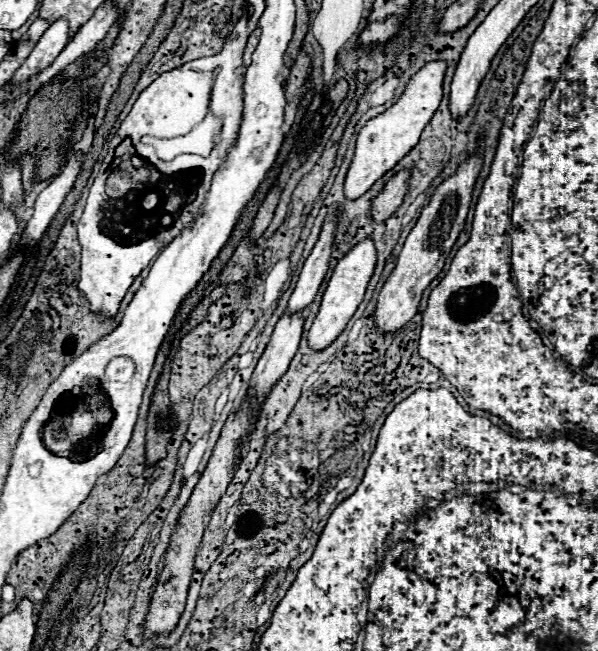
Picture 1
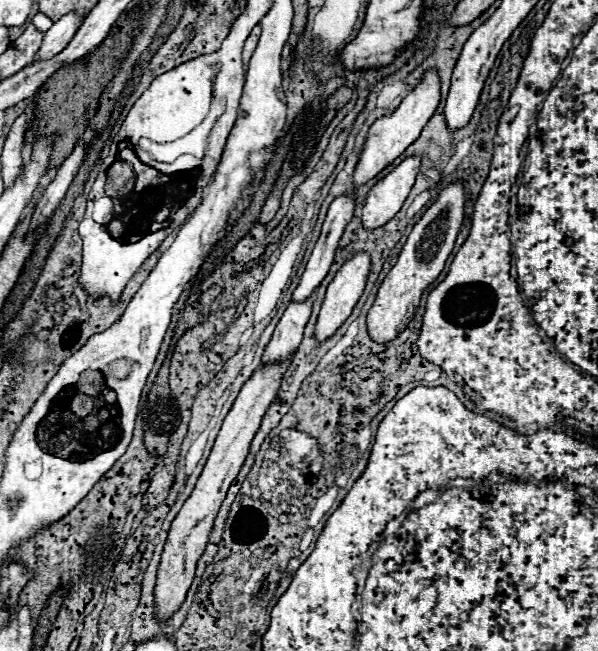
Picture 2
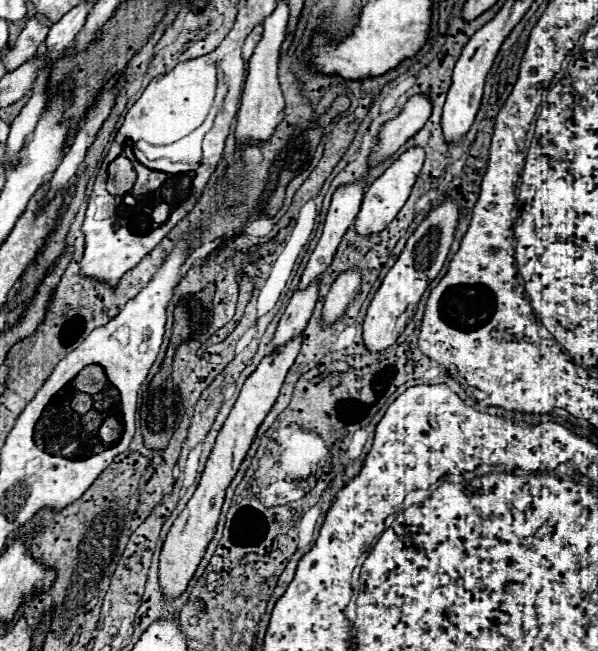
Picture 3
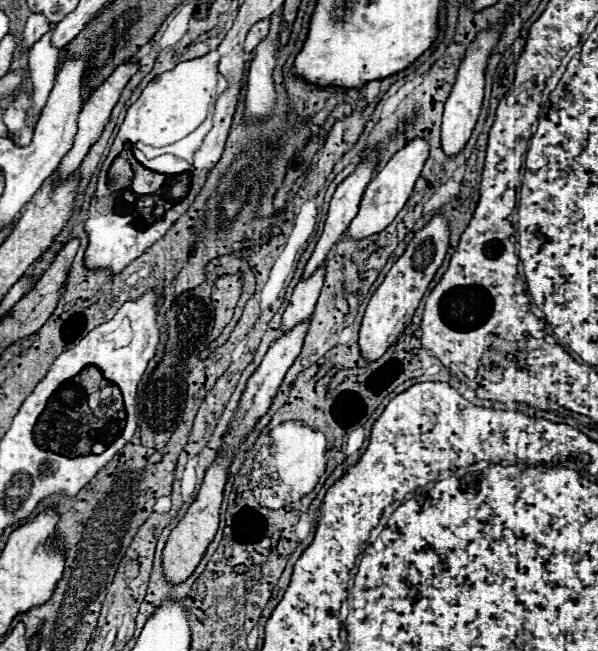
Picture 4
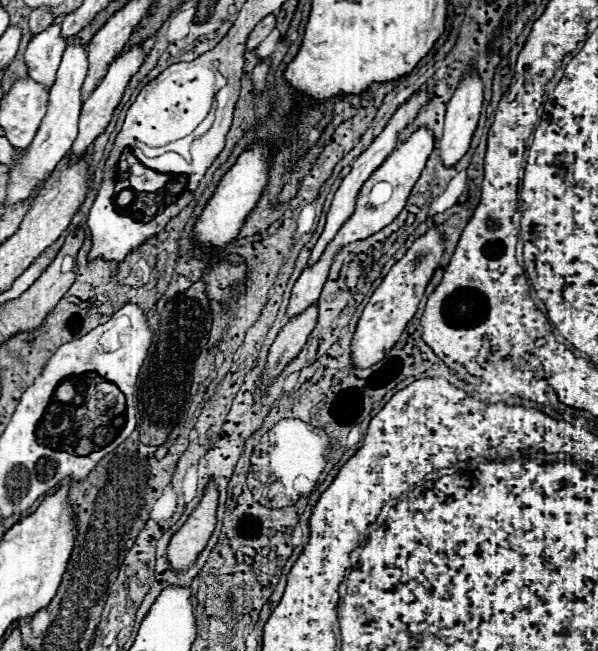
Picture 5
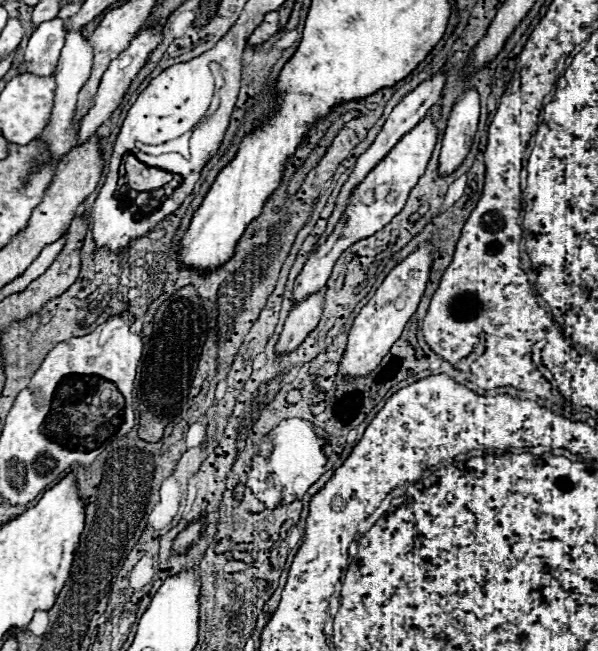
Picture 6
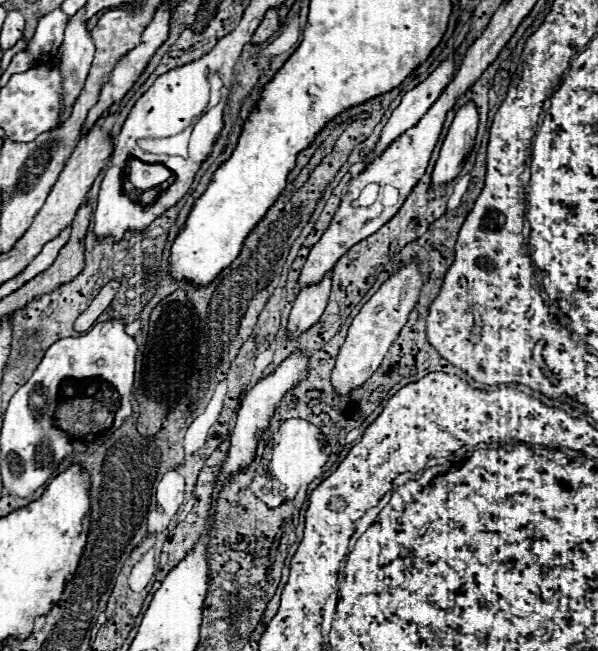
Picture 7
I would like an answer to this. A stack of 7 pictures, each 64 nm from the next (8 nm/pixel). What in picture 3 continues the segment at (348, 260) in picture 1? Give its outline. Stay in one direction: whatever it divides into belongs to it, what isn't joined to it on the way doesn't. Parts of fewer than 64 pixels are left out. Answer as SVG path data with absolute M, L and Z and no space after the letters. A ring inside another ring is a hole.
M348 270L344 274L340 274L340 278L332 284L328 296L326 296L326 304L324 304L324 324L332 324L336 322L346 306L354 300L354 294L360 288L360 272L358 270Z

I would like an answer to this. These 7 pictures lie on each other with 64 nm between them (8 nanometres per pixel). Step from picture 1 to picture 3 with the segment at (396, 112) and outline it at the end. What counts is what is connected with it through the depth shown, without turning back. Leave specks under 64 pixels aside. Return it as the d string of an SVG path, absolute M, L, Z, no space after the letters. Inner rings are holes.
M412 96L402 114L396 116L394 120L386 122L380 128L378 144L374 148L374 154L368 158L368 168L378 166L384 156L394 154L402 144L406 144L418 130L422 130L424 122L430 118L432 104L426 96Z

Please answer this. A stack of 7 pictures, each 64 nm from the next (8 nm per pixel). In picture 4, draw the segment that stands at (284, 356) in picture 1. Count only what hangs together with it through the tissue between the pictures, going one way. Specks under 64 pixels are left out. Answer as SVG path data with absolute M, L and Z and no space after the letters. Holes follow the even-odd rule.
M320 266L312 276L302 278L296 284L296 288L292 292L292 300L290 300L290 304L282 316L282 332L290 330L298 322L310 318L322 286L324 286L324 266Z

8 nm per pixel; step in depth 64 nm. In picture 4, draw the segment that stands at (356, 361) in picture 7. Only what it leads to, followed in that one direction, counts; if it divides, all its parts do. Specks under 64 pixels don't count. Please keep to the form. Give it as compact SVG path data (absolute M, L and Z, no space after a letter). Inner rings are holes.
M432 216L432 220L412 238L402 258L398 258L396 264L390 268L384 282L378 286L378 290L370 298L362 318L360 332L358 332L360 356L366 362L376 362L390 346L396 344L398 336L404 332L406 324L412 320L420 304L420 298L424 296L436 270L442 266L448 250L448 242L450 242L450 232L448 232L446 218Z

